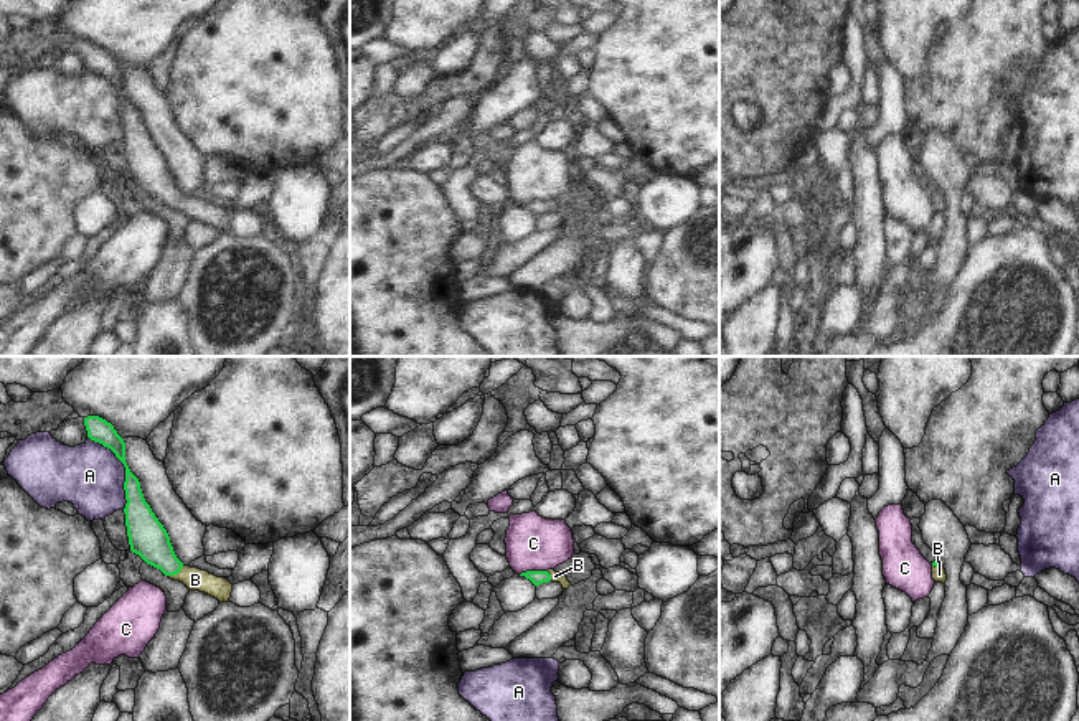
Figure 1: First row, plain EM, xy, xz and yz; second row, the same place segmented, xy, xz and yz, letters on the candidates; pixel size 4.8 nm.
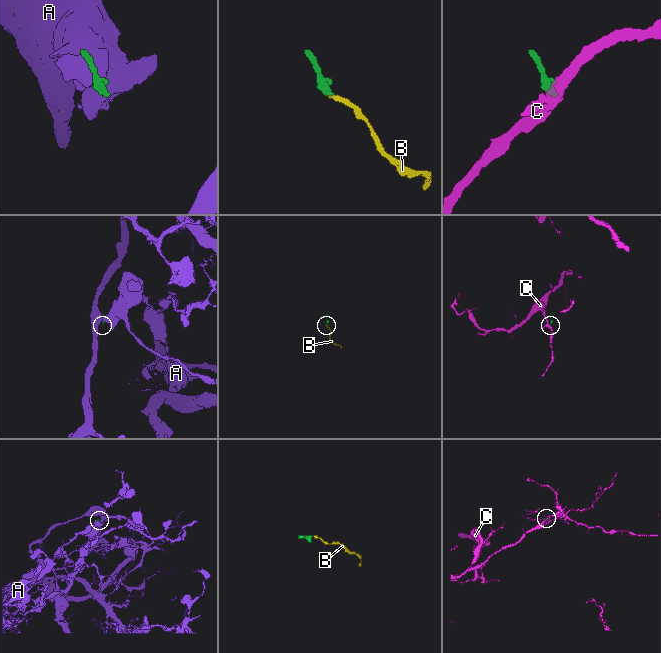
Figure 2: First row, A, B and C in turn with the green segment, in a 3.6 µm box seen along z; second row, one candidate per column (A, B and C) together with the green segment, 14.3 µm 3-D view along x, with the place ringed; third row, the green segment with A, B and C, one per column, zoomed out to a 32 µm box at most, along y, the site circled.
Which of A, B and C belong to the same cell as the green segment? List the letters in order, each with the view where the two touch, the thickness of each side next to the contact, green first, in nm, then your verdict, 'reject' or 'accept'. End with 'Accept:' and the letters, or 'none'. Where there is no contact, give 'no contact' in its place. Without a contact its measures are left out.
A: meets green in xy; 140 nm thick on the green side, 320 nm on the other; reject
B: meets green in xy; 190 nm thick on the green side, 110 nm on the other; accept
C: meets green in xz; 70 nm thick on the green side, 280 nm on the other; reject
Accept: B

